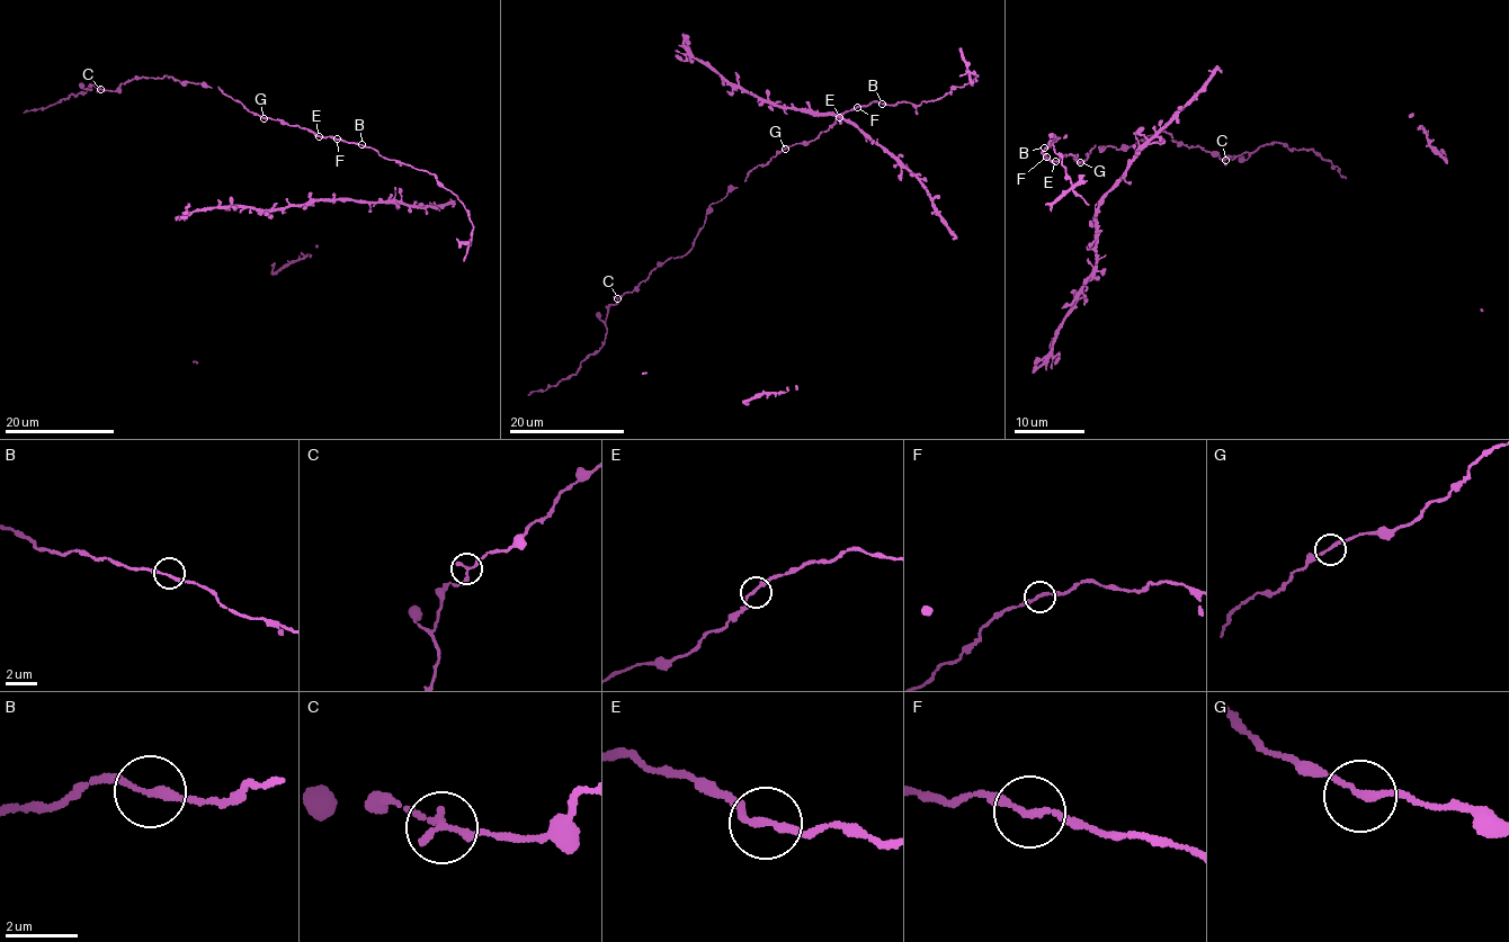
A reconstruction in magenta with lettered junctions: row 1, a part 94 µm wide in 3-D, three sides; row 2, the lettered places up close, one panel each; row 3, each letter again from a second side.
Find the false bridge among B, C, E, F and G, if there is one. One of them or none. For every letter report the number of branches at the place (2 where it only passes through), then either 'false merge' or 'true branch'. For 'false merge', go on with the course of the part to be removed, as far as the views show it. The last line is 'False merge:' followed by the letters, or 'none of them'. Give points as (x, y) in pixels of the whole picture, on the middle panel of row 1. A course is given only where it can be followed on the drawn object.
B: 2 | true branch
C: 2 | true branch
E: 2 | true branch
F: 2 | true branch
G: 2 | true branch
False merge: none of them

